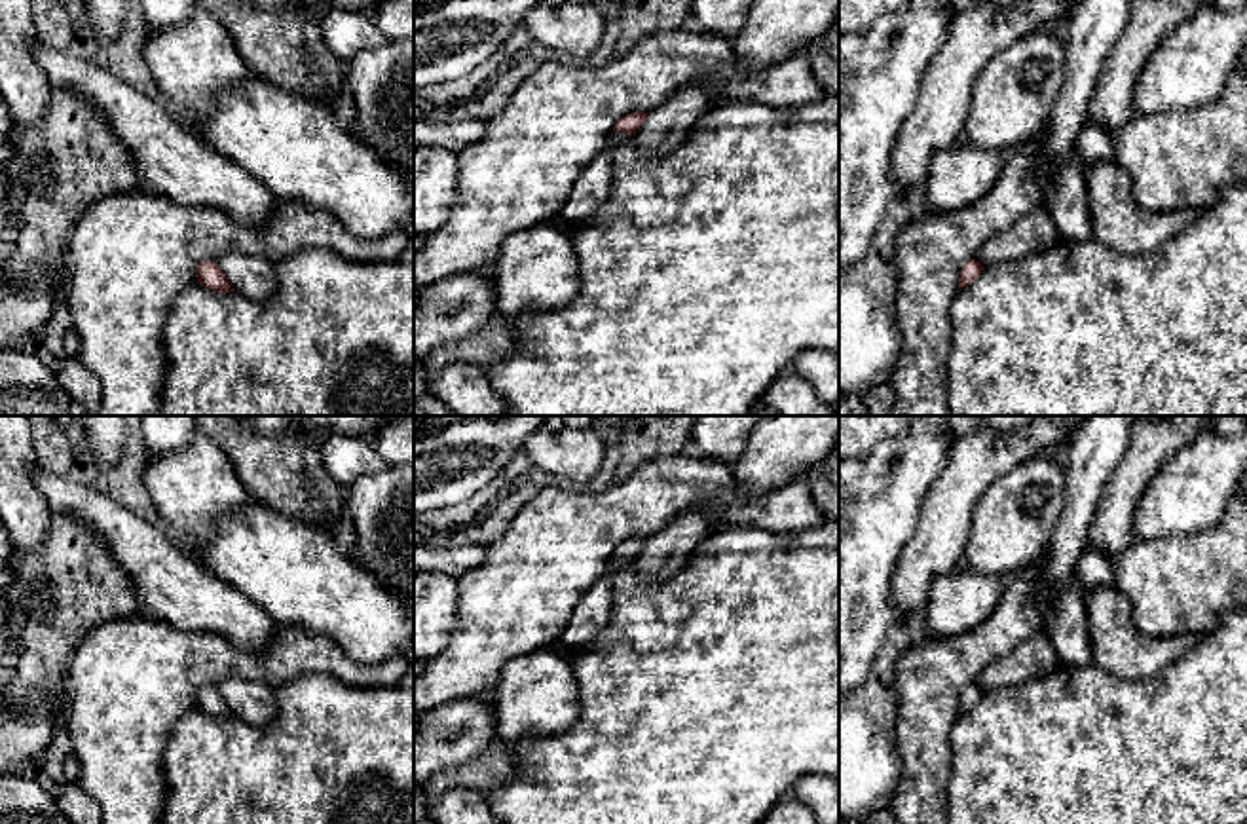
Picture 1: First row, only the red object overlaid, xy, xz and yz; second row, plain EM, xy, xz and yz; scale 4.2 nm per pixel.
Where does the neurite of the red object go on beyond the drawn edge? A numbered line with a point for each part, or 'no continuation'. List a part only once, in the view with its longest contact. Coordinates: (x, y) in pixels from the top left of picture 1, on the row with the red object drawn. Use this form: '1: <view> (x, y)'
1: xz (591, 190)

